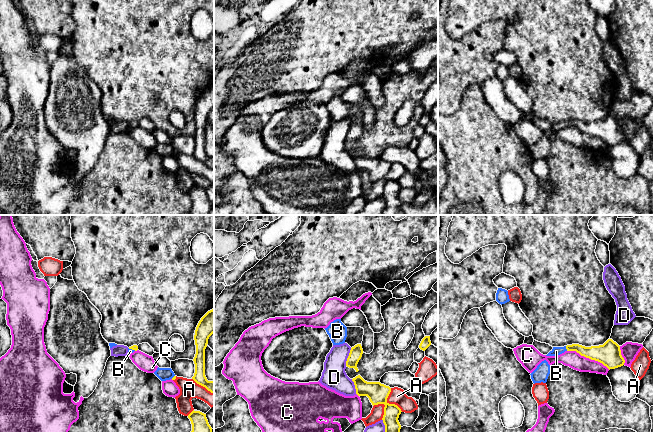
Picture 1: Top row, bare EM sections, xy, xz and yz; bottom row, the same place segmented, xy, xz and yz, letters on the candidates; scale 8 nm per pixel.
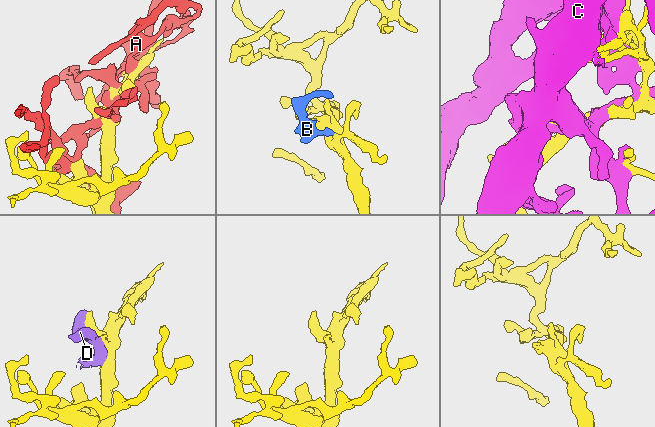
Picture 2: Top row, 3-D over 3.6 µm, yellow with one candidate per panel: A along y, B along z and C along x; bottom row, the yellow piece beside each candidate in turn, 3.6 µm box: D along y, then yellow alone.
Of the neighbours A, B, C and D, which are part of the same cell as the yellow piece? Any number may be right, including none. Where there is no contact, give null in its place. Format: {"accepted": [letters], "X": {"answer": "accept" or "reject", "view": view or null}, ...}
{"accepted": ["B"], "A": {"answer": "reject", "view": "xz"}, "B": {"answer": "accept", "view": "yz"}, "C": {"answer": "reject", "view": "yz"}, "D": {"answer": "reject", "view": "xz"}}

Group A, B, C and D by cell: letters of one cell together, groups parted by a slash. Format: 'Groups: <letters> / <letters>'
Groups: A / B / C D

